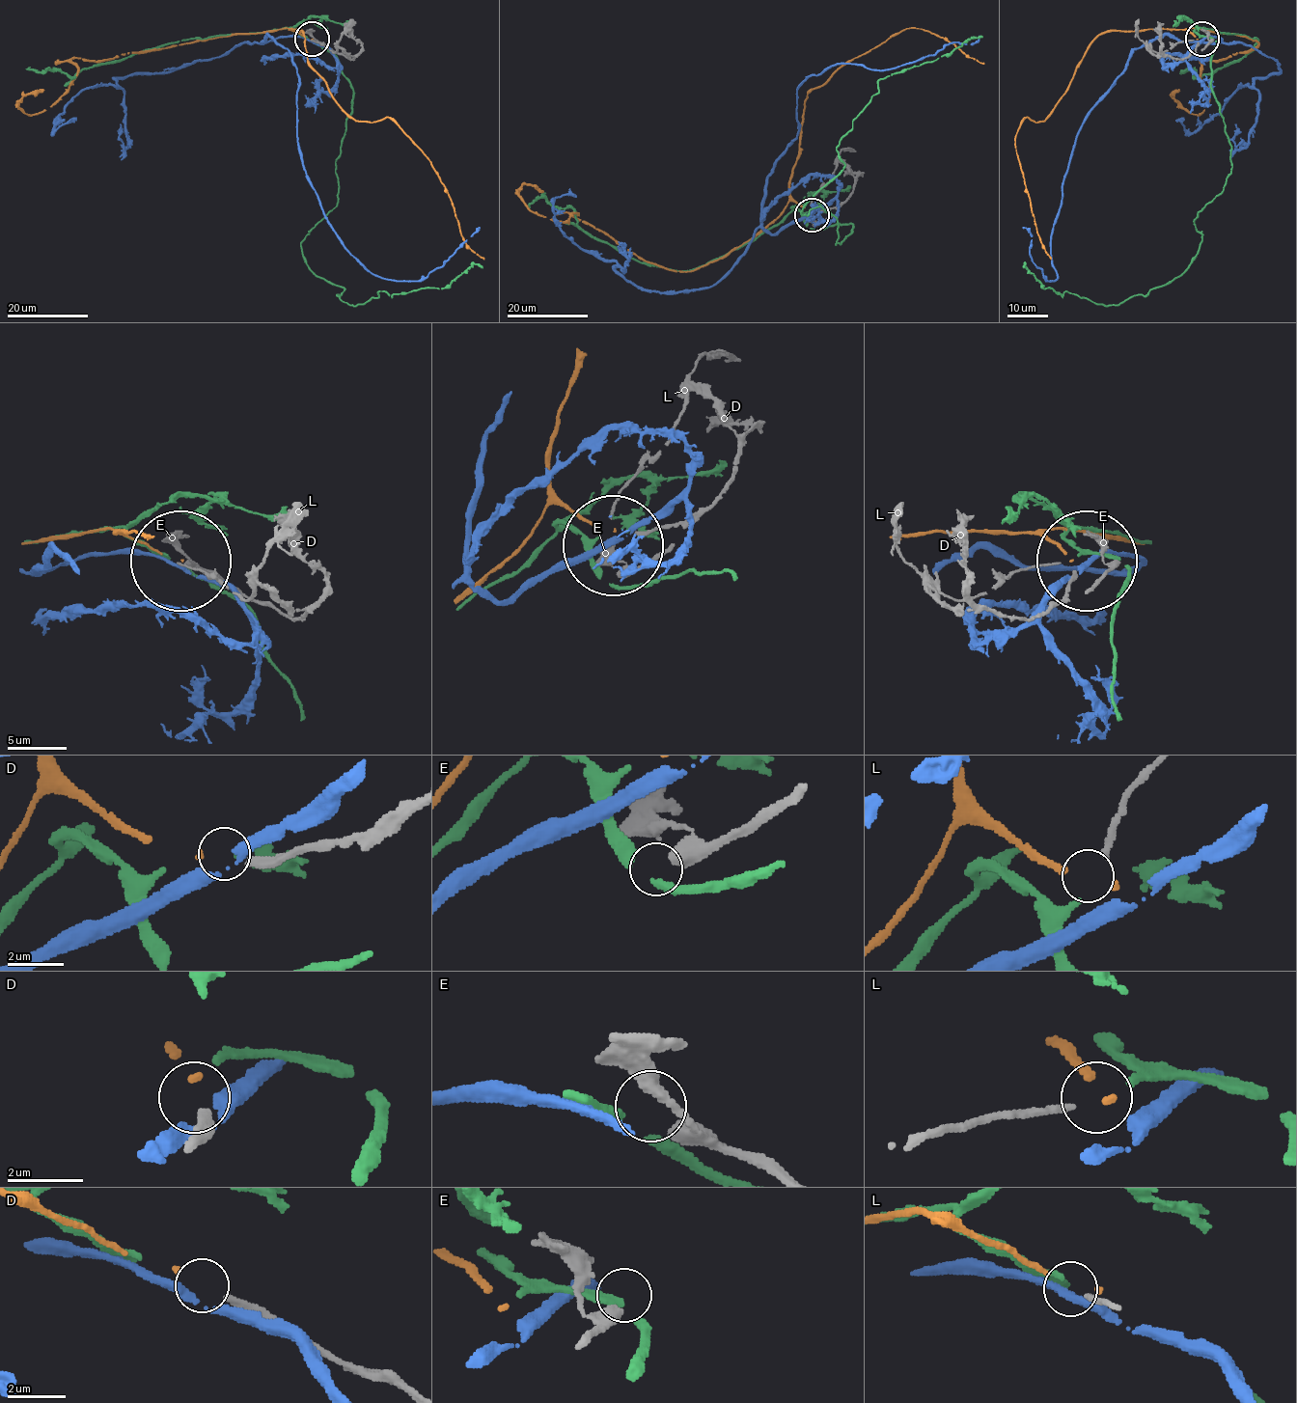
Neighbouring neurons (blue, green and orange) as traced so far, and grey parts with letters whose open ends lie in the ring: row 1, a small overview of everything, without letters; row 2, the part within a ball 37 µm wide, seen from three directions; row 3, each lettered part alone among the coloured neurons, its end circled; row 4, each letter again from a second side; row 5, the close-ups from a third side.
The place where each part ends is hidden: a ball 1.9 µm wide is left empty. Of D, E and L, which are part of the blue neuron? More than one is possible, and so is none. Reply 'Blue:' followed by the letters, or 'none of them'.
Blue: none of them

